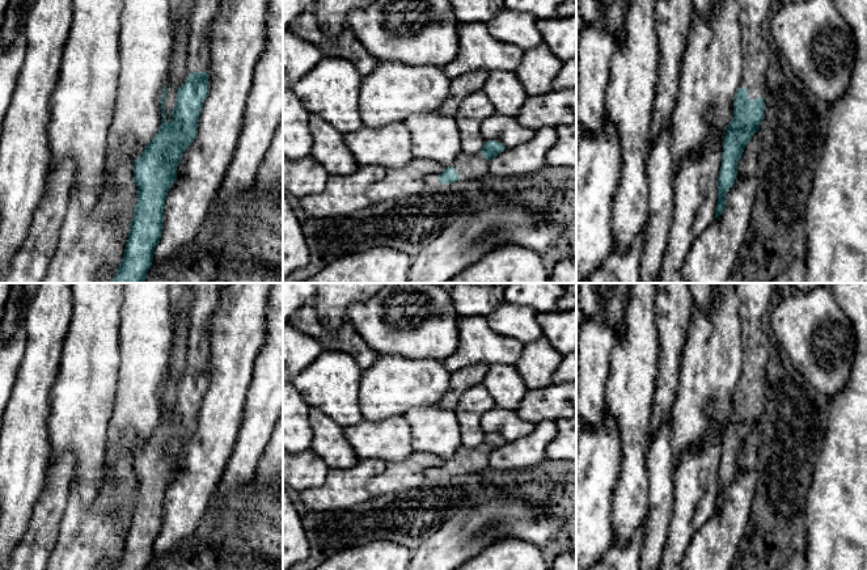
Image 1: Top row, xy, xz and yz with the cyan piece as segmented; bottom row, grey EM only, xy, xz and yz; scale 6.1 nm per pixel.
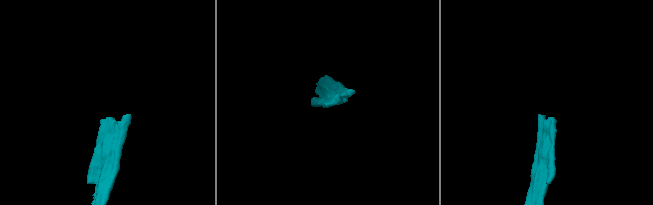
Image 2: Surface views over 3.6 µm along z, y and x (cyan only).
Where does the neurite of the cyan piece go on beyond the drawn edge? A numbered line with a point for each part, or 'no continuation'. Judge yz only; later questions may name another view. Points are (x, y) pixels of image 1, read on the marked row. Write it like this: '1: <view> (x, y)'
1: yz (755, 17)

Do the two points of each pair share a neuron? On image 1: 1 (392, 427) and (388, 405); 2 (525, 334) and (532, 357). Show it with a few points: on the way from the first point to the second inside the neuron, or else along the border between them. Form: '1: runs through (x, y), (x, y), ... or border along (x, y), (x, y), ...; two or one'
1: border along (402, 416), (380, 421), (363, 419); two
2: border along (541, 336), (524, 345); two

